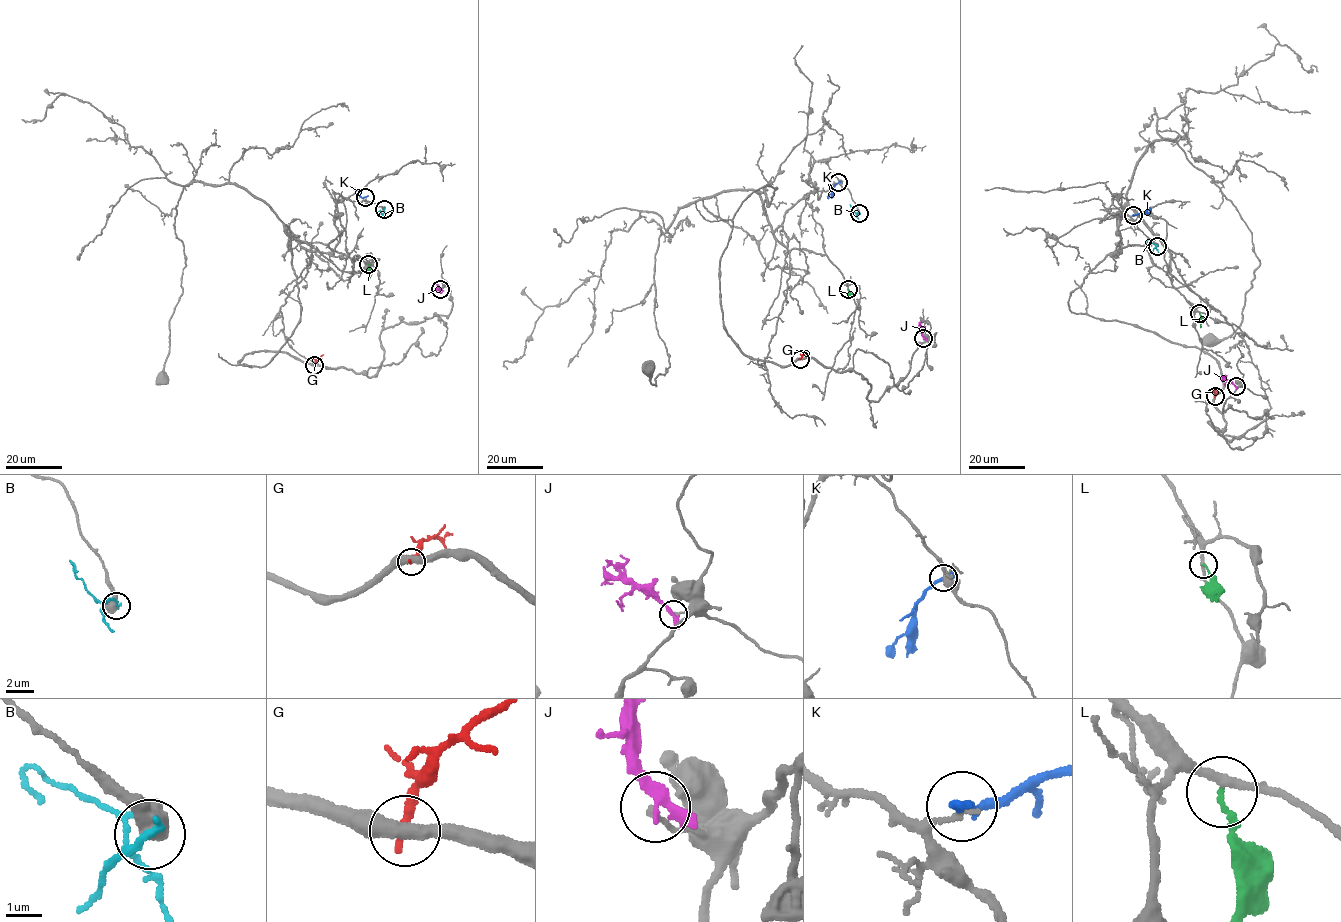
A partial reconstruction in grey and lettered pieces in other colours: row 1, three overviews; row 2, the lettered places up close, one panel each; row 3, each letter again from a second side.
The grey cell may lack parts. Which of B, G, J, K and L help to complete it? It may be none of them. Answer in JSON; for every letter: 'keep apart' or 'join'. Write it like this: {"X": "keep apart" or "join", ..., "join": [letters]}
{"B": "keep apart", "G": "keep apart", "J": "keep apart", "K": "keep apart", "L": "keep apart", "join": []}

